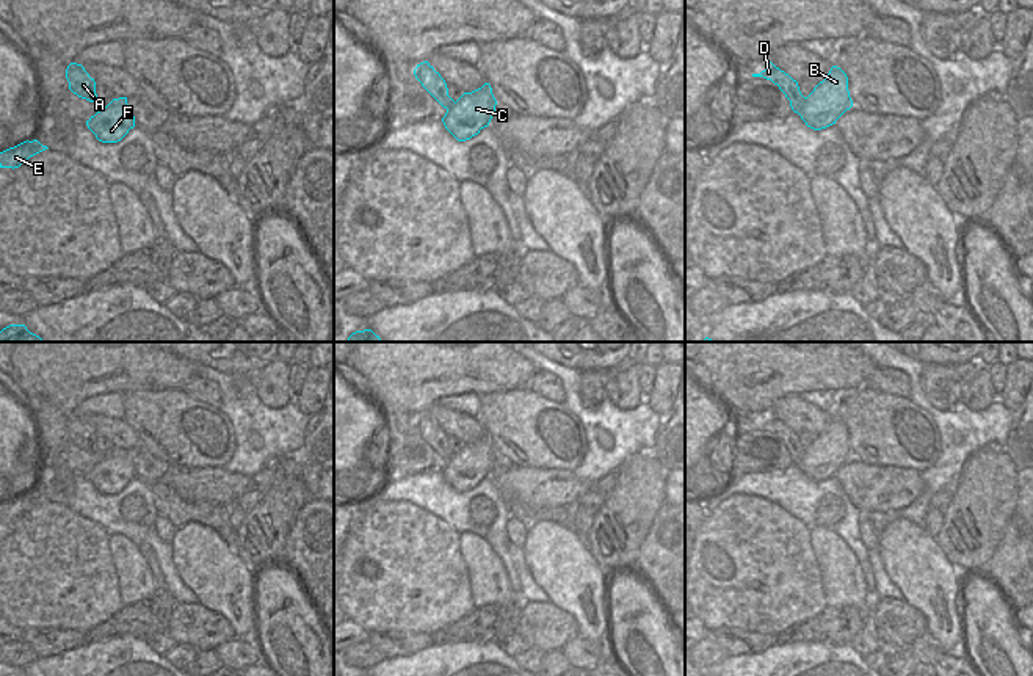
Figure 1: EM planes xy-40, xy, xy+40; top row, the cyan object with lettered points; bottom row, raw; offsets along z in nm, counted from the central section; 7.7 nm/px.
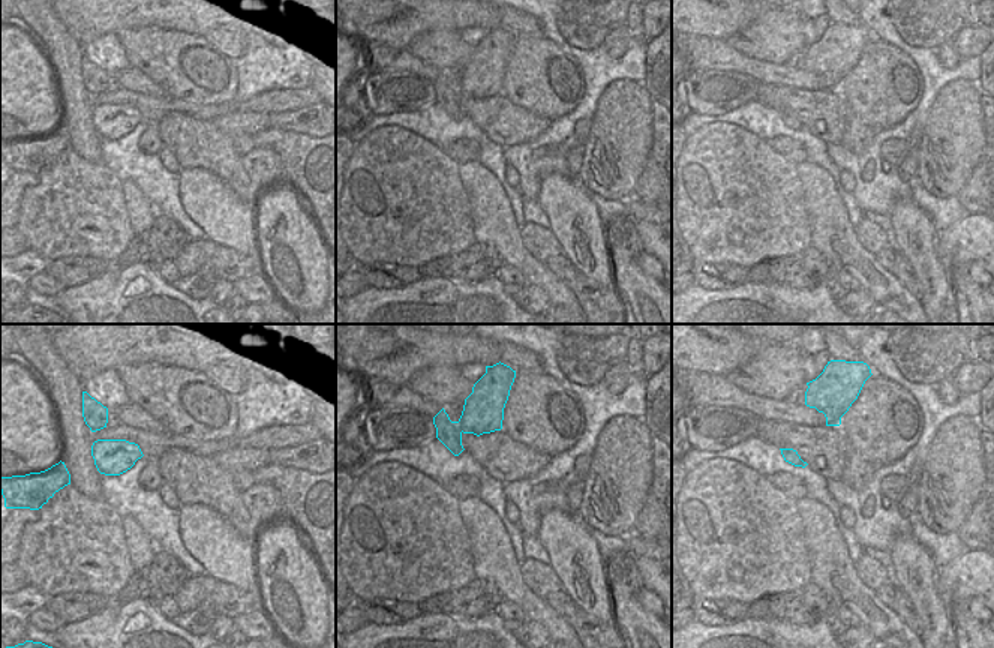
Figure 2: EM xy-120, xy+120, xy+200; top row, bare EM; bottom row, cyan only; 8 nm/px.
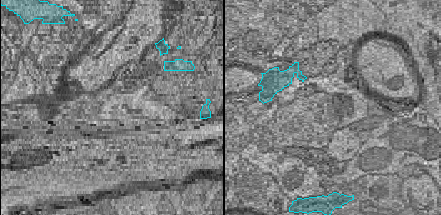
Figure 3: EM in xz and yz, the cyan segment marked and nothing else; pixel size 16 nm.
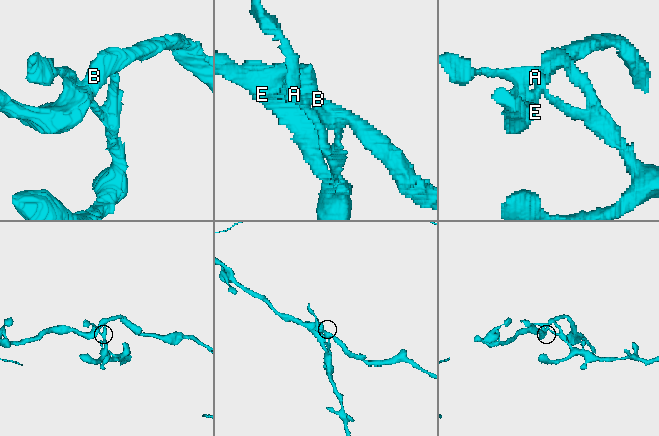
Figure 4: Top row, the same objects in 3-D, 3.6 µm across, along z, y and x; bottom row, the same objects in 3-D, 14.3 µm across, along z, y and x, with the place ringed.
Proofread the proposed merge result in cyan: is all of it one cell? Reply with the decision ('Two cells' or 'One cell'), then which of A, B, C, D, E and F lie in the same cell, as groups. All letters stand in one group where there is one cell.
Two cells. Groups: A D / B C E F

